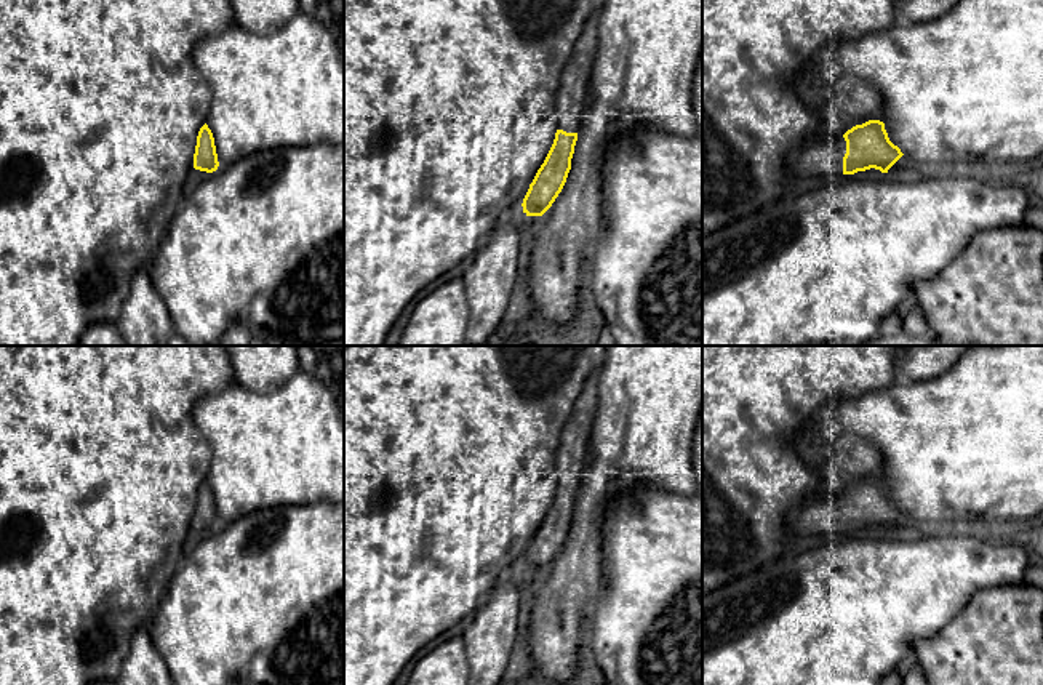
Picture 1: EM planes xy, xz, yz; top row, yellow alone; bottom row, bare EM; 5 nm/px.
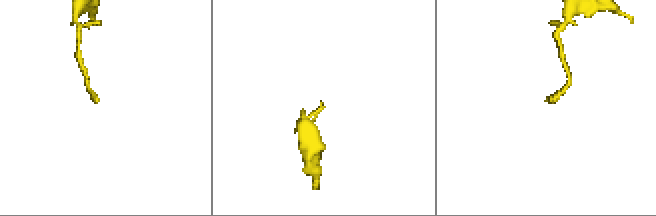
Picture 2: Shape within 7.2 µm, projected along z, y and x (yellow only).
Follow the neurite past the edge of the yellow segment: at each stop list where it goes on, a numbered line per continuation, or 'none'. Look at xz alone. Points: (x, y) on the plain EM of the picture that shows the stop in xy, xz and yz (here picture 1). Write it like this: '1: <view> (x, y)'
1: xz (576, 434)

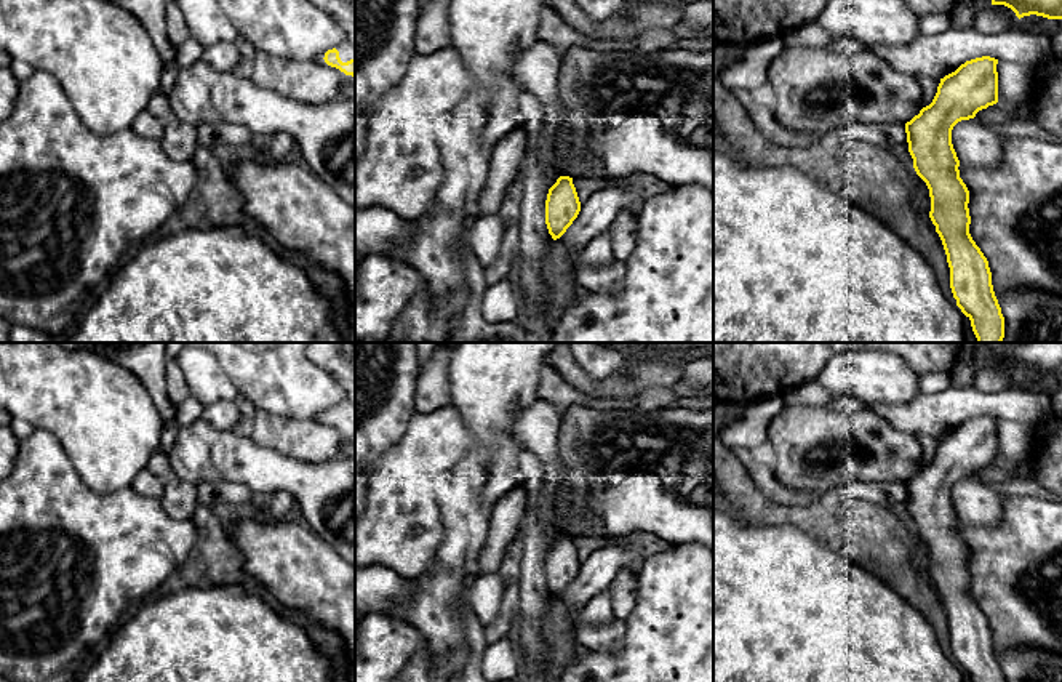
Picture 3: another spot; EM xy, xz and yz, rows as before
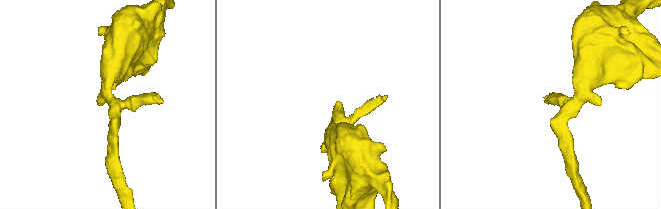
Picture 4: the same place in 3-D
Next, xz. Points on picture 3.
none

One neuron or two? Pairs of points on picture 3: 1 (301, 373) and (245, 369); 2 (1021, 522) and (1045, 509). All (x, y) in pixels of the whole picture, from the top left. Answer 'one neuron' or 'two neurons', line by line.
1: one neuron
2: one neuron

